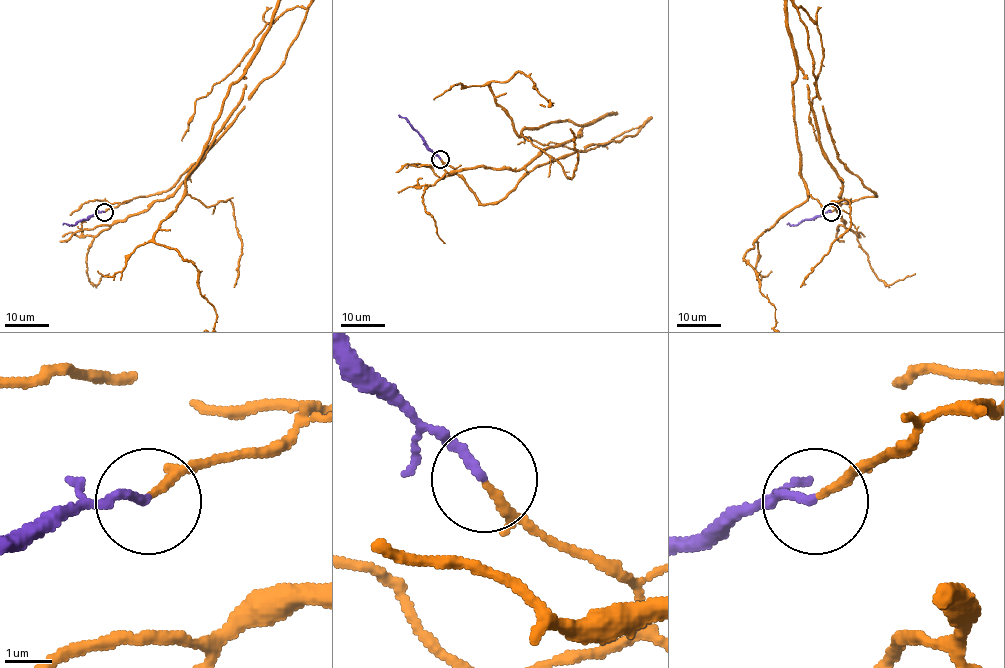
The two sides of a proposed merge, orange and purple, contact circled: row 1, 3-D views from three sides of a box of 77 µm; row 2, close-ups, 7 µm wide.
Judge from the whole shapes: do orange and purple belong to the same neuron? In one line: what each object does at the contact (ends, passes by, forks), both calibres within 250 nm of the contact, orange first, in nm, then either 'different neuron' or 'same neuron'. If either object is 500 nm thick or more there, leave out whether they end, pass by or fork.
orange ends | purple ends | 170/170 nm | same neuron

